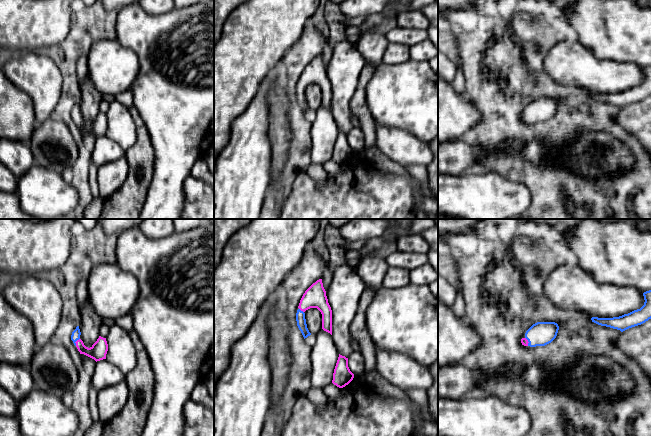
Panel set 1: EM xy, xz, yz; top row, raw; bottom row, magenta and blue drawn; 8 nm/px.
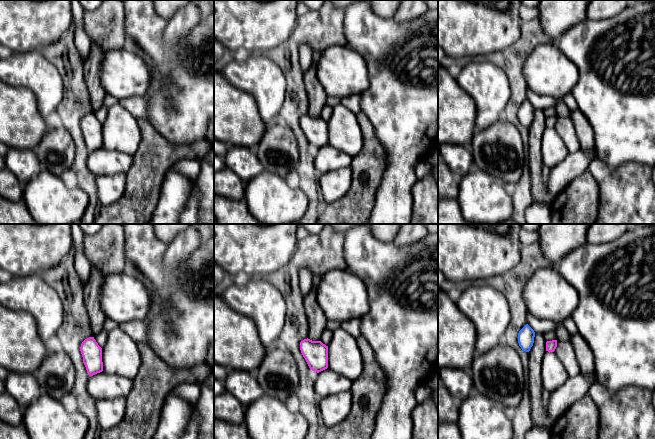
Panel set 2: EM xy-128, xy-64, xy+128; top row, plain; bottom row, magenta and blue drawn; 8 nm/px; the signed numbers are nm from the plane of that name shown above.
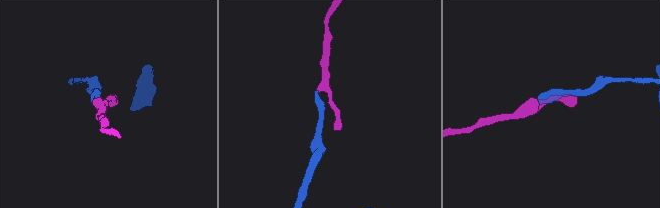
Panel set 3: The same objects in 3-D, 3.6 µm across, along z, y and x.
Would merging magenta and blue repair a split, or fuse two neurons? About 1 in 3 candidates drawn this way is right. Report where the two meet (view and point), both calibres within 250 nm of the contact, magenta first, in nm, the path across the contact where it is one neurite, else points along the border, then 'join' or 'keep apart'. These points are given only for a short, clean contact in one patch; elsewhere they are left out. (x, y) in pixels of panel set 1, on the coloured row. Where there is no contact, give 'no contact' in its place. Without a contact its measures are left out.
meets magenta in xy at (75, 342); 140 nm thick on the magenta side, 70 nm on the other; runs through xy (98, 351), (86, 351), (75, 342), (75, 336); join

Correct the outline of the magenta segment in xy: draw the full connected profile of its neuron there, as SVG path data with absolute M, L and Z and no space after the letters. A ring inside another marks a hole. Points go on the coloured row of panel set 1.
M79 326L72 332L71 340L73 341L74 345L77 347L80 354L84 354L96 362L106 359L106 354L108 351L108 344L106 338L99 336L97 341L90 347L86 347L83 341L80 339L80 329Z

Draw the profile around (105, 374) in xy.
M107 359L97 361L91 374L91 385L98 392L126 380L126 375Z

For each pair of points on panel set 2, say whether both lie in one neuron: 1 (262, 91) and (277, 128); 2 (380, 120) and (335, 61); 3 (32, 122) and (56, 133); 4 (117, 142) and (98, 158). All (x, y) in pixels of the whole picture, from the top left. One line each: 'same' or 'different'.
1: different
2: different
3: different
4: different

